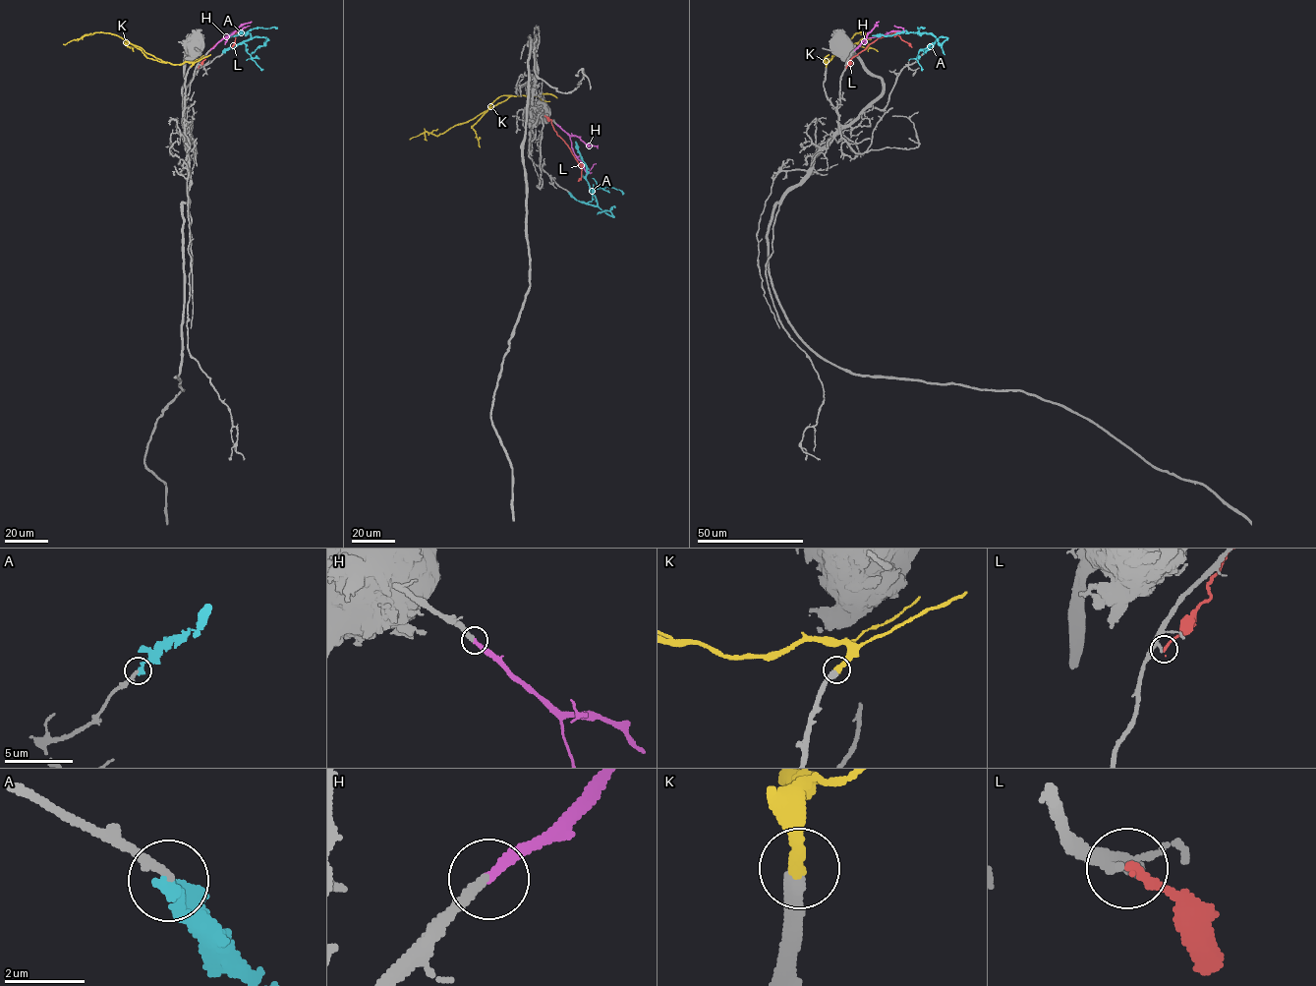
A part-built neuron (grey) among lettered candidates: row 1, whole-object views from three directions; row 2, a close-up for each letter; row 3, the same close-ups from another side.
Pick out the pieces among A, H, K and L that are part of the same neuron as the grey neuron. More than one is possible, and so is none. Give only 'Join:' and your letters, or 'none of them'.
Join: H, K

